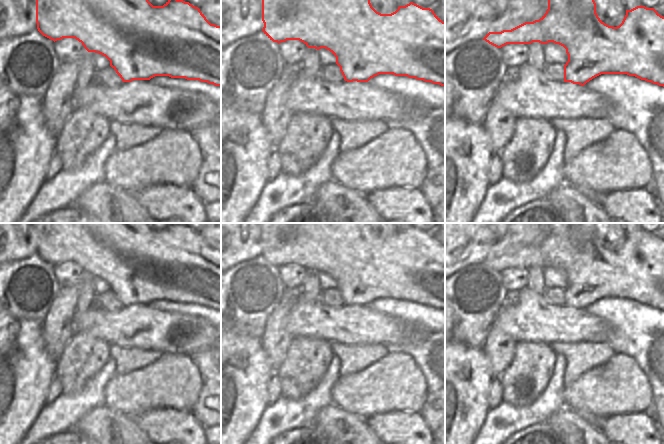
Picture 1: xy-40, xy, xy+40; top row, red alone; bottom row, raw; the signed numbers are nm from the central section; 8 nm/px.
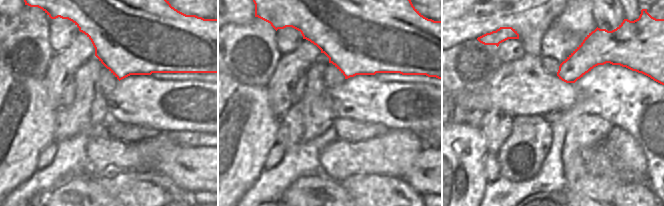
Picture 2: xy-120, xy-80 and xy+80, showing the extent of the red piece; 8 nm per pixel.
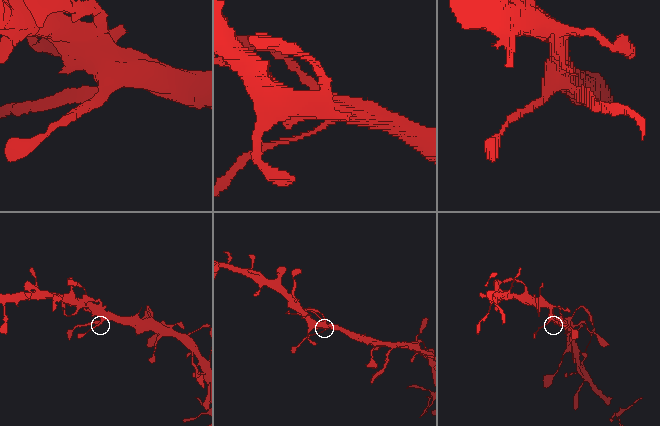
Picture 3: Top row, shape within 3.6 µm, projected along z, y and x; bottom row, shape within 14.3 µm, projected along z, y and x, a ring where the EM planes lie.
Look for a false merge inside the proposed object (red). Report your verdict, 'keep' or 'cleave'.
keep

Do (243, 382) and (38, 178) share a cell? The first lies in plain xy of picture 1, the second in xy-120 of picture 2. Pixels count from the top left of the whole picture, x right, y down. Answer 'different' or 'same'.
different

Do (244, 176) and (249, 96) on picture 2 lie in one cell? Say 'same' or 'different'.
same

